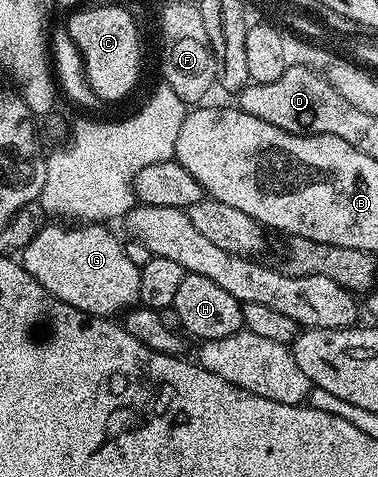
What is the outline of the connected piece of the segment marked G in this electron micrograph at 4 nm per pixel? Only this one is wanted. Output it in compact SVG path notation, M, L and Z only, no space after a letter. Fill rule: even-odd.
M50 222L27 242L20 255L22 268L60 302L68 302L68 306L76 306L84 314L117 317L139 303L140 267L123 248L123 241L106 228L109 227L102 222L82 222L77 226Z

